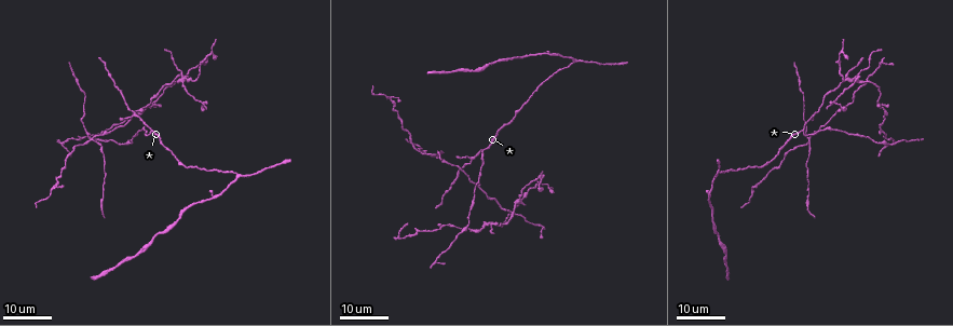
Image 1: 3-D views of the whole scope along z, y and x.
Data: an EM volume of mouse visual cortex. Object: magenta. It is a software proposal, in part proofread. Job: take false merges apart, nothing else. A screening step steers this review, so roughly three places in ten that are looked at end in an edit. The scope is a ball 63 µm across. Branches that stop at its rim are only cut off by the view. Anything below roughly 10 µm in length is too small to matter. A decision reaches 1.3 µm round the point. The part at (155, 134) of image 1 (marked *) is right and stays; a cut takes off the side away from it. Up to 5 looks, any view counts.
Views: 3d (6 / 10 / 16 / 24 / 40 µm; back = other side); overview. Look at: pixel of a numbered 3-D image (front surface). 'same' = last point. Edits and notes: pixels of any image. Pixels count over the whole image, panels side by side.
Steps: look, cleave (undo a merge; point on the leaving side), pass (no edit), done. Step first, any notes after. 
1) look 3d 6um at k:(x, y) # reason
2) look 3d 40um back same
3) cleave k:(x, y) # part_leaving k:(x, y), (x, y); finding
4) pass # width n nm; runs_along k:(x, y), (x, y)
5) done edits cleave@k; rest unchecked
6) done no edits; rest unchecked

look 3d 24um at 1:(445, 225) # a narrow waist

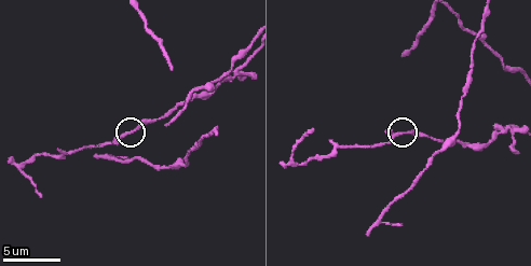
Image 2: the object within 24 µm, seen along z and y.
look 3d 10um at 2:(407, 131)

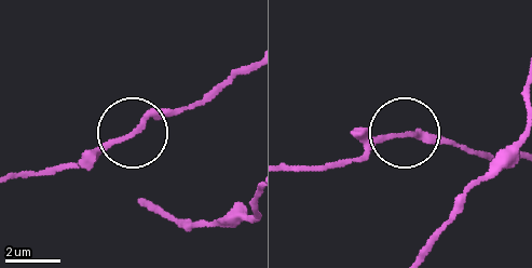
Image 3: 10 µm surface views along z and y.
pass # all the same neuron

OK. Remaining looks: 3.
look 3d 10um at 2:(232, 69)

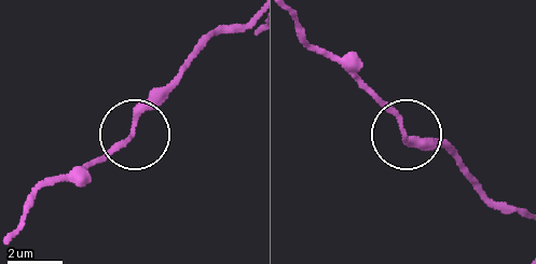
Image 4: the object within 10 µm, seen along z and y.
pass # one neuron here

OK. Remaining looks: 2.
look 3d 16um at 1:(471, 159) # three arms meet

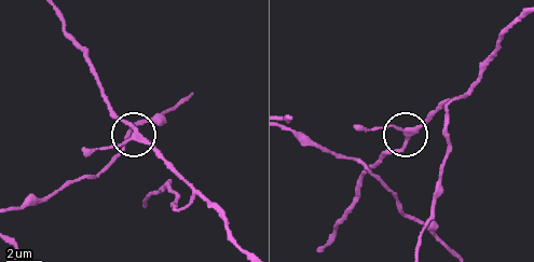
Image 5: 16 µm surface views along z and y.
look 3d 6um at 5:(406, 133)

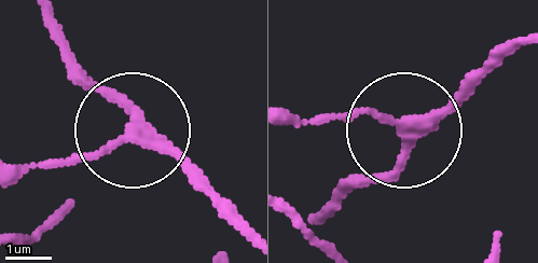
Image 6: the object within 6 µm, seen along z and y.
pass # arms 3; runs_along 6:(245, 232), (63, 50); continuous, no second neuron

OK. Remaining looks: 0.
done no edits; rest unchecked

